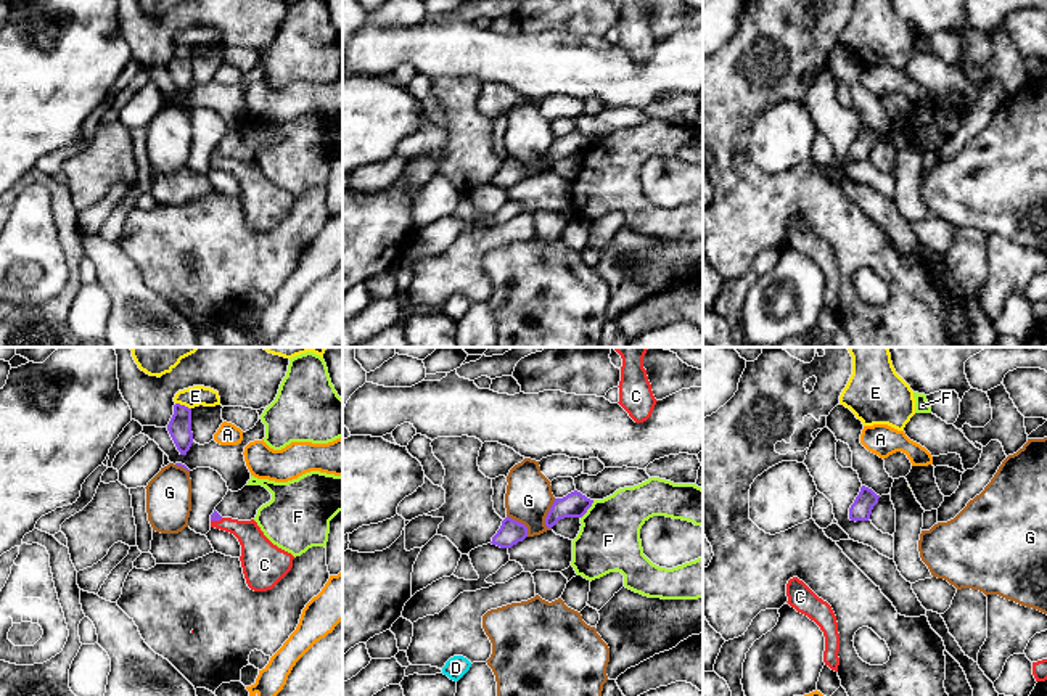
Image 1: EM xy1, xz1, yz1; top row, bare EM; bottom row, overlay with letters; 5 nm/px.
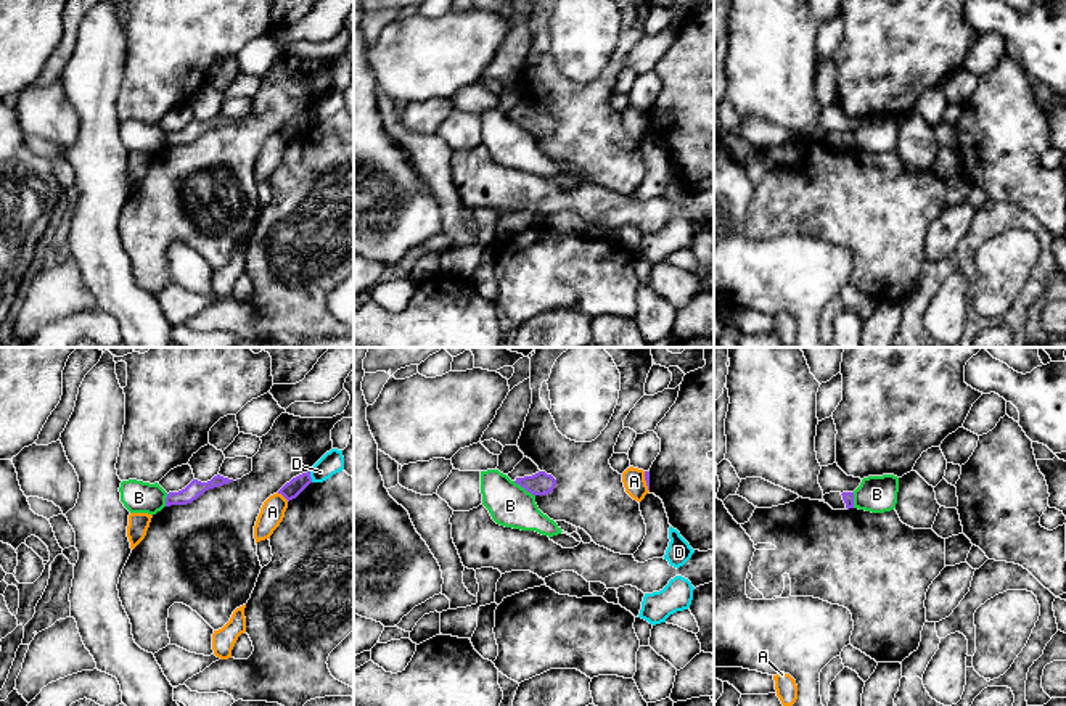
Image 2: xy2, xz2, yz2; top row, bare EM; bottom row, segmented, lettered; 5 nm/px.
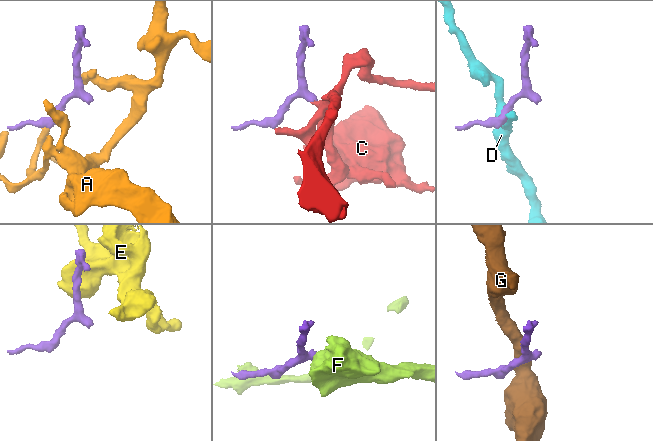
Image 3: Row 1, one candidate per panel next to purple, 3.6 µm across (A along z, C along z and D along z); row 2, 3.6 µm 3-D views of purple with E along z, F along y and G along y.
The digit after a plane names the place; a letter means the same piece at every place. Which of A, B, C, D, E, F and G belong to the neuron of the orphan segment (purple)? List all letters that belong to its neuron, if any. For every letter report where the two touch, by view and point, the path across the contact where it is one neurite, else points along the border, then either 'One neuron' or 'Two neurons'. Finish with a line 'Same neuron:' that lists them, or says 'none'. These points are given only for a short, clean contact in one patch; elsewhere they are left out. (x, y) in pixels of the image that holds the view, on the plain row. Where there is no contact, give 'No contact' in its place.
A: Touches purple at xy2 (283, 135). Boundary: xy2 (277, 132), (288, 140). Two neurons
B: Touches purple at xz2 (524, 127). Boundary: xz2 (513, 121), (534, 135). Two neurons
C: Touches purple at xy1 (216, 159). Path across: xy1 (214, 156), (216, 159), (234, 166), (256, 188). One neuron
D: Touches purple at xy2 (309, 116). Boundary: xy2 (309, 111), (312, 121). Two neurons
E: Touches purple at xy1 (184, 45). Boundary: xy1 (176, 42), (190, 49). Two neurons
F: Touches purple at xz1 (587, 148). Boundary: xz1 (594, 140), (581, 158). Two neurons
G: Touches purple at xz1 (547, 155). Two neurons
Same neuron: C

